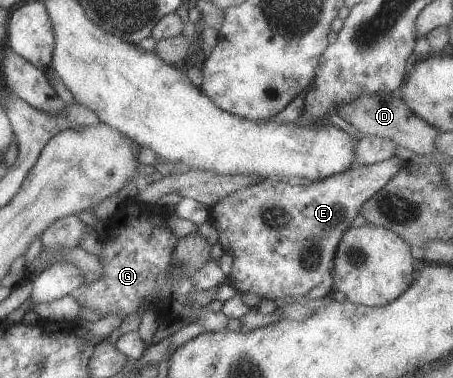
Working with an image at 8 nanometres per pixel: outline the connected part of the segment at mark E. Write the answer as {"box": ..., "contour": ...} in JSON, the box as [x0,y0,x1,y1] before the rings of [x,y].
{"box":[210,155,406,300],"contour":[[[396,155],[376,164],[369,165],[356,165],[352,169],[348,169],[346,173],[336,173],[328,178],[323,178],[322,181],[316,181],[310,183],[308,187],[300,185],[290,185],[286,181],[277,181],[276,179],[266,178],[261,180],[255,185],[250,185],[250,187],[242,187],[238,191],[232,191],[230,195],[222,197],[220,201],[216,201],[211,208],[211,220],[210,223],[216,228],[218,234],[220,235],[219,244],[222,246],[224,252],[229,253],[234,260],[234,265],[228,277],[230,279],[230,286],[234,288],[239,294],[242,293],[254,293],[258,297],[264,297],[268,300],[280,299],[280,297],[286,297],[288,300],[291,297],[298,297],[298,295],[308,294],[314,287],[318,287],[320,283],[324,280],[326,273],[332,273],[334,268],[334,259],[336,256],[336,251],[338,250],[338,245],[346,233],[347,230],[351,228],[351,222],[360,214],[362,205],[366,203],[374,193],[377,193],[400,169],[406,165],[400,157]]]}

